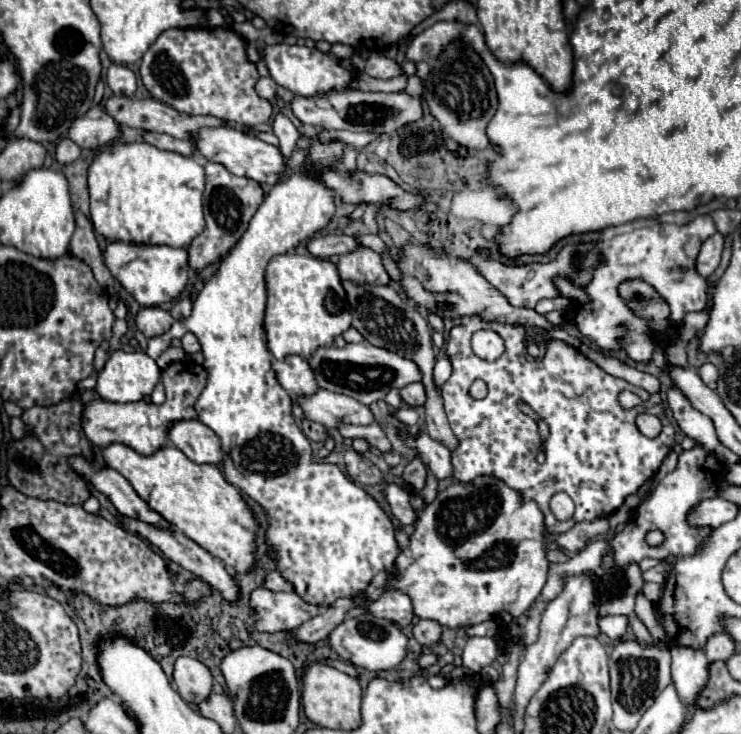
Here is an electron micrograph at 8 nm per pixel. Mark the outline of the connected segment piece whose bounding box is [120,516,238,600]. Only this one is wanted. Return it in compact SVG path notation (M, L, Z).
M120 516L120 522L122 522L130 532L140 534L140 536L146 538L150 544L154 544L156 548L160 548L160 552L162 552L168 560L172 560L172 562L180 564L182 568L186 568L188 572L200 576L200 578L206 580L212 588L218 588L226 600L236 600L236 598L238 598L238 588L234 586L234 580L232 580L230 572L226 572L224 564L222 564L222 562L216 562L204 548L200 548L194 540L190 540L190 538L184 536L182 532L178 532L178 530L174 530L174 528L158 528L158 526L152 526L152 524L148 524L148 522L144 522L144 520L130 518L130 516Z

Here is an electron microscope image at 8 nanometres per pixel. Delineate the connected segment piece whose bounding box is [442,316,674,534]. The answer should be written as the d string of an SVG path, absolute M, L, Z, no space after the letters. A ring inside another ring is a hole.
M478 316L462 320L460 326L450 330L446 348L454 370L442 386L442 396L450 428L458 440L456 450L452 450L452 468L460 482L470 482L480 474L498 476L510 488L520 490L526 500L532 498L538 502L550 534L562 534L578 522L610 516L622 506L626 496L636 494L658 472L662 460L672 450L674 428L660 406L622 410L618 404L622 390L638 394L644 402L650 400L650 394L626 380L610 376L590 358L560 340L546 344L542 360L526 360L524 332L524 328L510 328L508 324L482 324ZM478 330L492 330L502 336L506 350L498 360L488 362L472 352L470 340ZM478 378L488 386L488 394L482 400L470 396L470 386ZM520 400L550 426L546 440L540 438L538 420L518 408ZM638 412L648 412L662 420L664 428L658 438L646 438L638 432ZM542 450L546 458L540 464L536 456ZM556 492L566 492L574 500L576 512L570 520L562 522L550 512L548 504Z

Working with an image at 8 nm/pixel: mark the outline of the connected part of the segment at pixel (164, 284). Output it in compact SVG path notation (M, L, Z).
M114 240L108 242L104 248L104 264L140 306L158 306L164 302L172 302L188 282L186 248Z

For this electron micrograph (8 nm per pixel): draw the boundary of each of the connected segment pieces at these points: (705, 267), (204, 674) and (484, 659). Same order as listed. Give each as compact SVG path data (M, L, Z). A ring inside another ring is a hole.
M716 232L714 236L710 236L702 244L702 250L700 250L698 260L696 260L696 268L698 268L698 272L704 278L708 278L720 266L722 252L724 252L724 236L720 232Z
M182 656L174 664L174 684L188 704L200 704L212 692L212 674L202 662Z
M468 638L468 644L462 654L462 662L472 672L480 672L480 668L492 664L498 656L498 648L492 638Z

